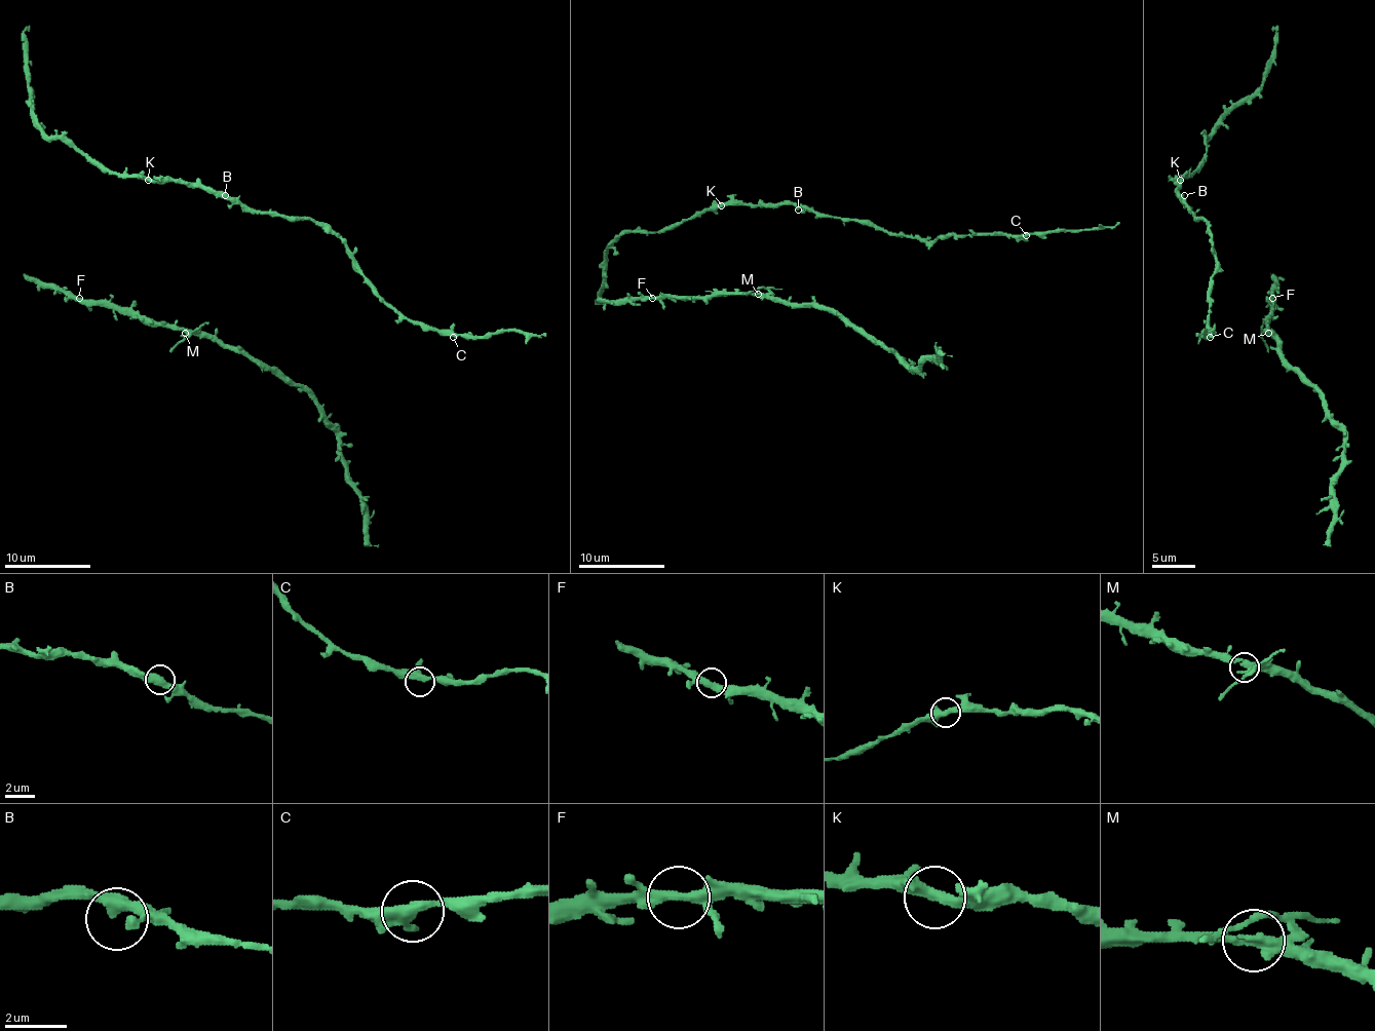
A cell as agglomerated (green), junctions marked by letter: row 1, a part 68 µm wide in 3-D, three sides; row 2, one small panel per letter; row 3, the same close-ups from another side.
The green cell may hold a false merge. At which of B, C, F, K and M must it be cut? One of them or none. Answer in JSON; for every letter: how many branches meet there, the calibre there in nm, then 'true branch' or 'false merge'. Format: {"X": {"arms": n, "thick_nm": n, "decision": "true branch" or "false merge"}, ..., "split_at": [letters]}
{"B": {"arms": 2, "thick_nm": 400, "decision": "true branch"}, "C": {"arms": 3, "thick_nm": 340, "decision": "true branch"}, "F": {"arms": 2, "thick_nm": 400, "decision": "true branch"}, "K": {"arms": 2, "thick_nm": 400, "decision": "true branch"}, "M": {"arms": 2, "thick_nm": 400, "decision": "true branch"}, "split_at": []}

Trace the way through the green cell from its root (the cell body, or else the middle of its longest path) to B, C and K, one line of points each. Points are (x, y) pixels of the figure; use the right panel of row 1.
B: (1190, 212), (1182, 199), (1184, 195)
C: (1190, 212), (1208, 225), (1216, 259), (1210, 294), (1210, 337)
K: (1190, 212), (1177, 197), (1180, 180)

